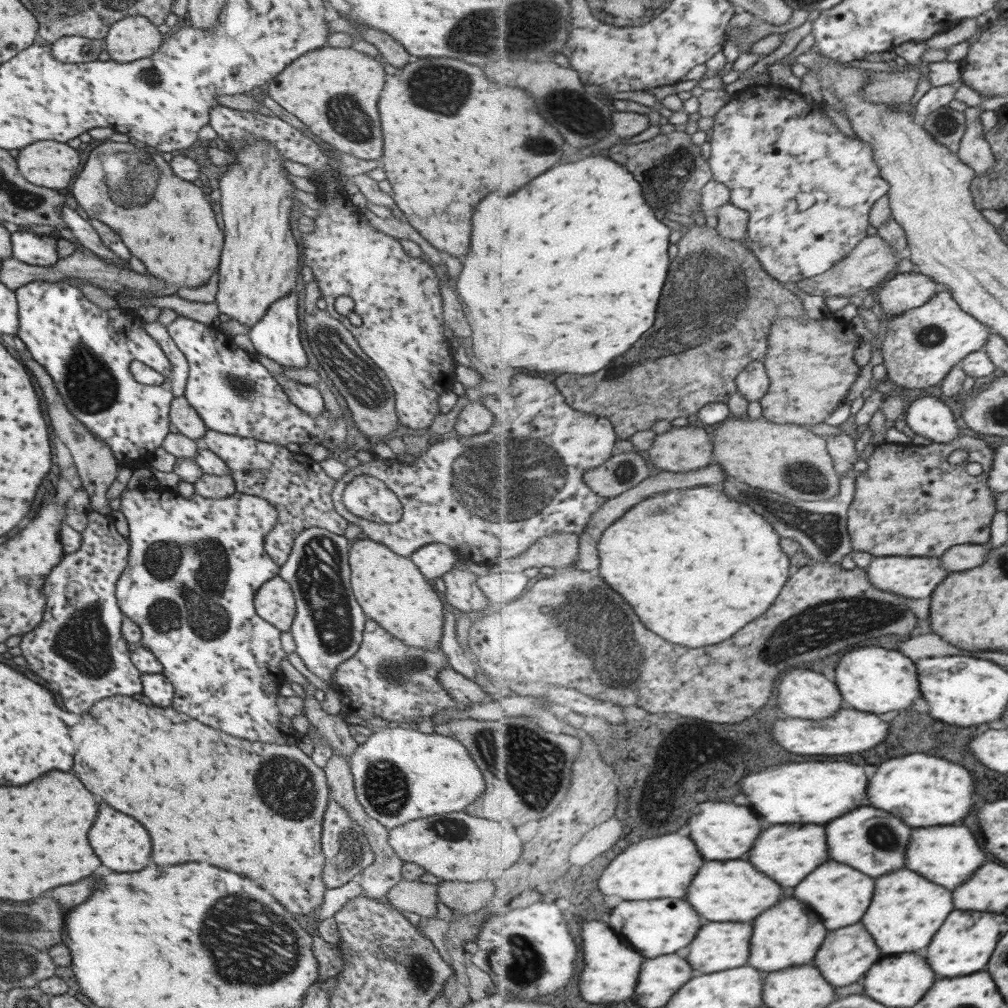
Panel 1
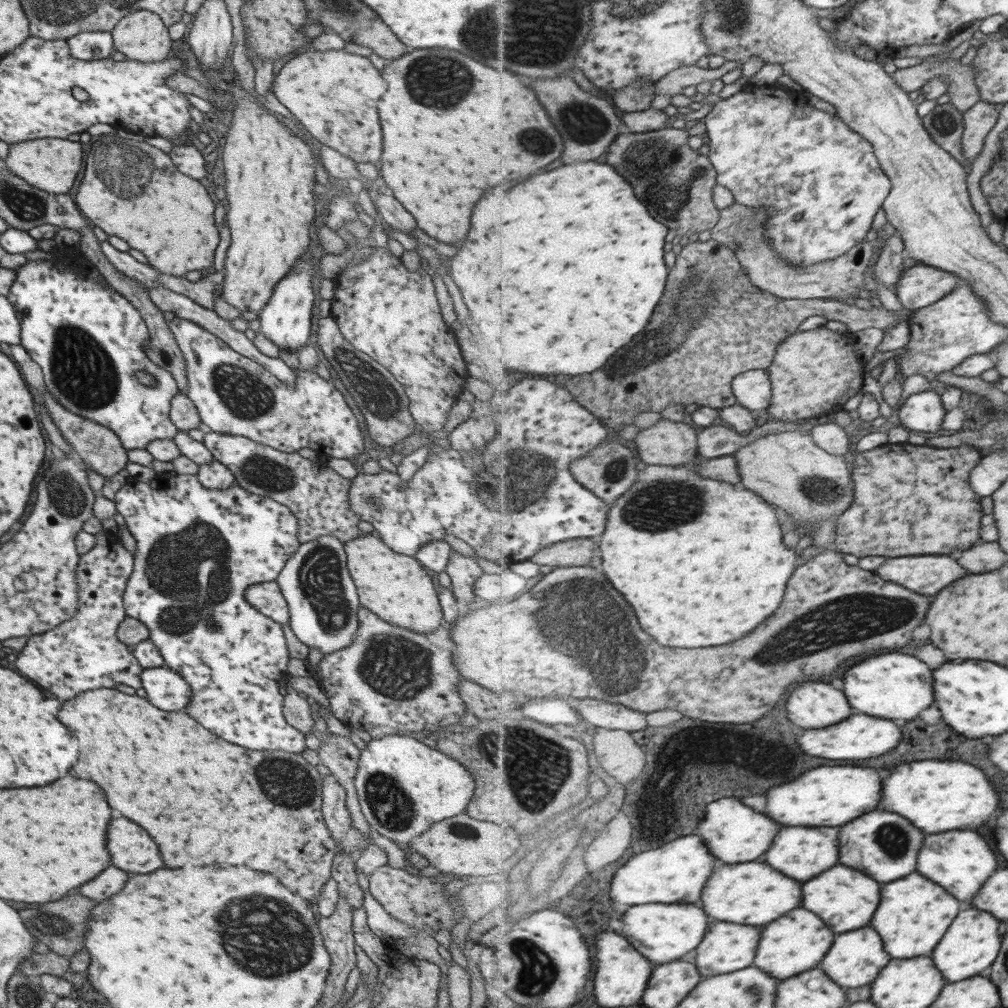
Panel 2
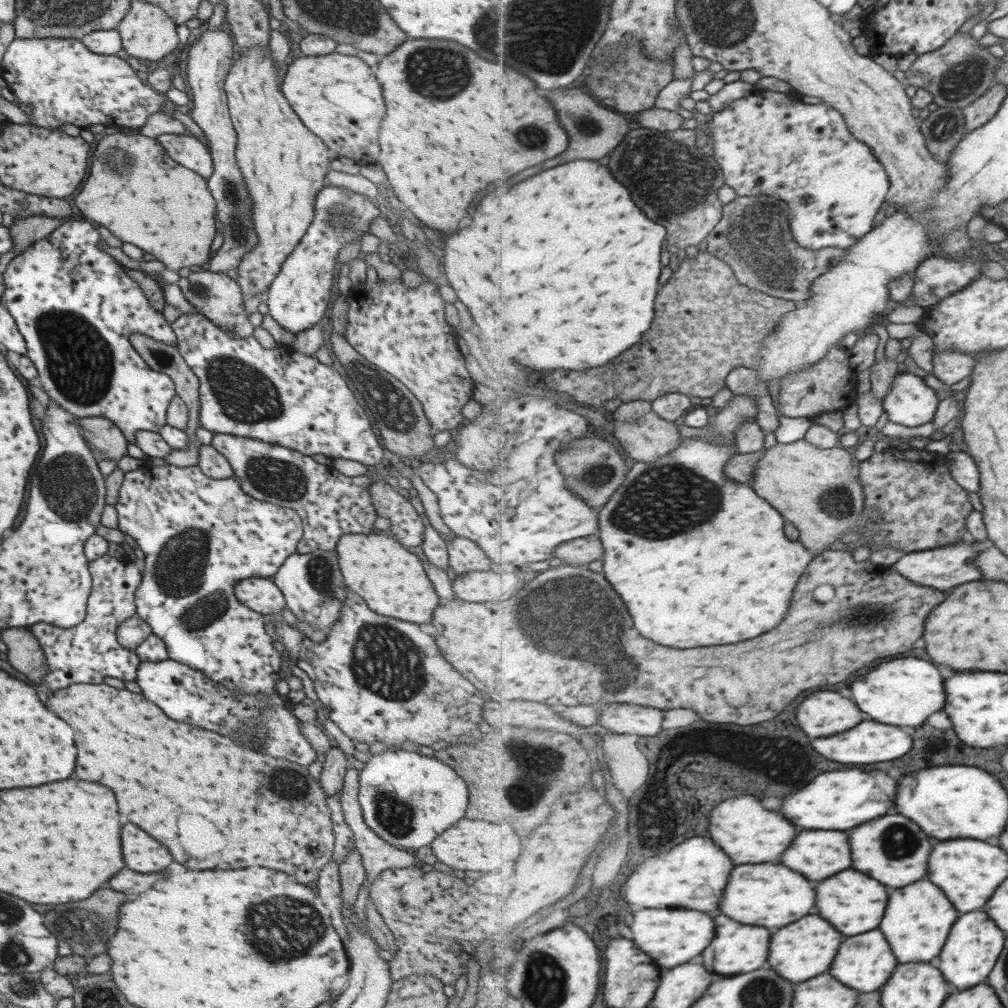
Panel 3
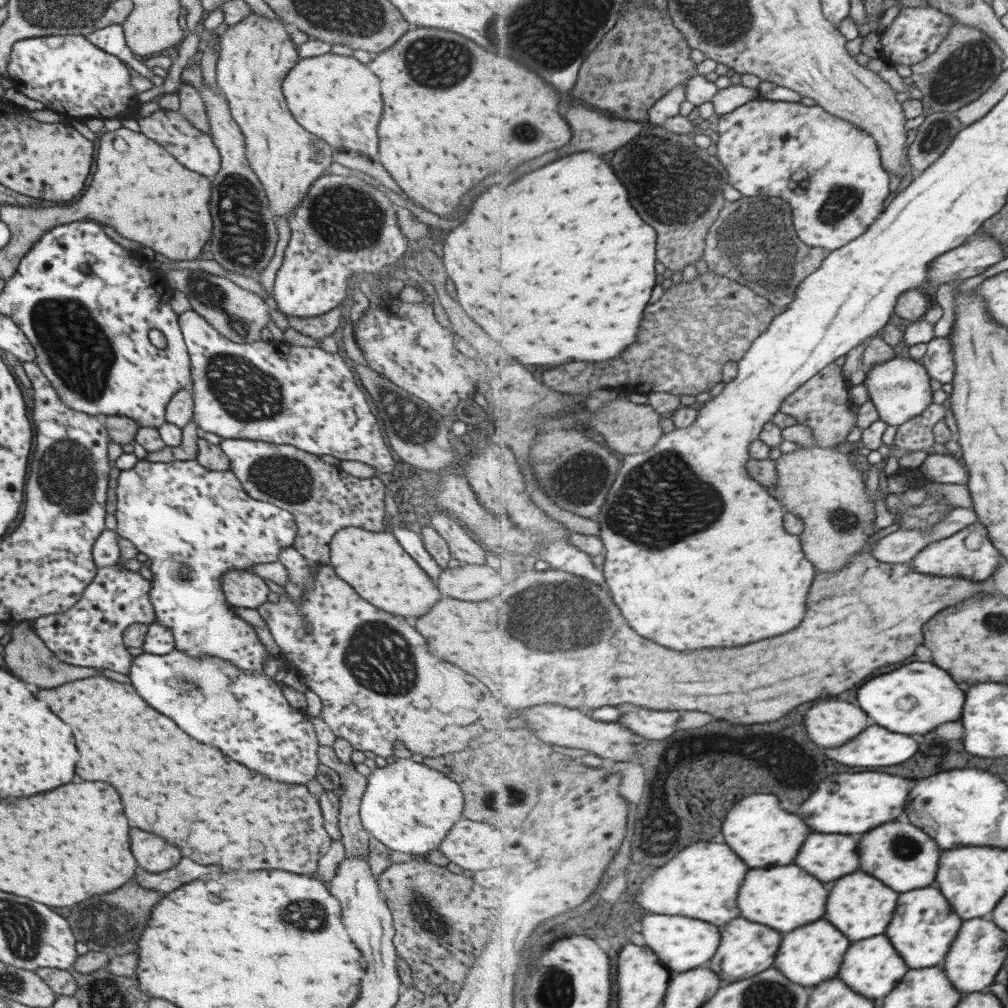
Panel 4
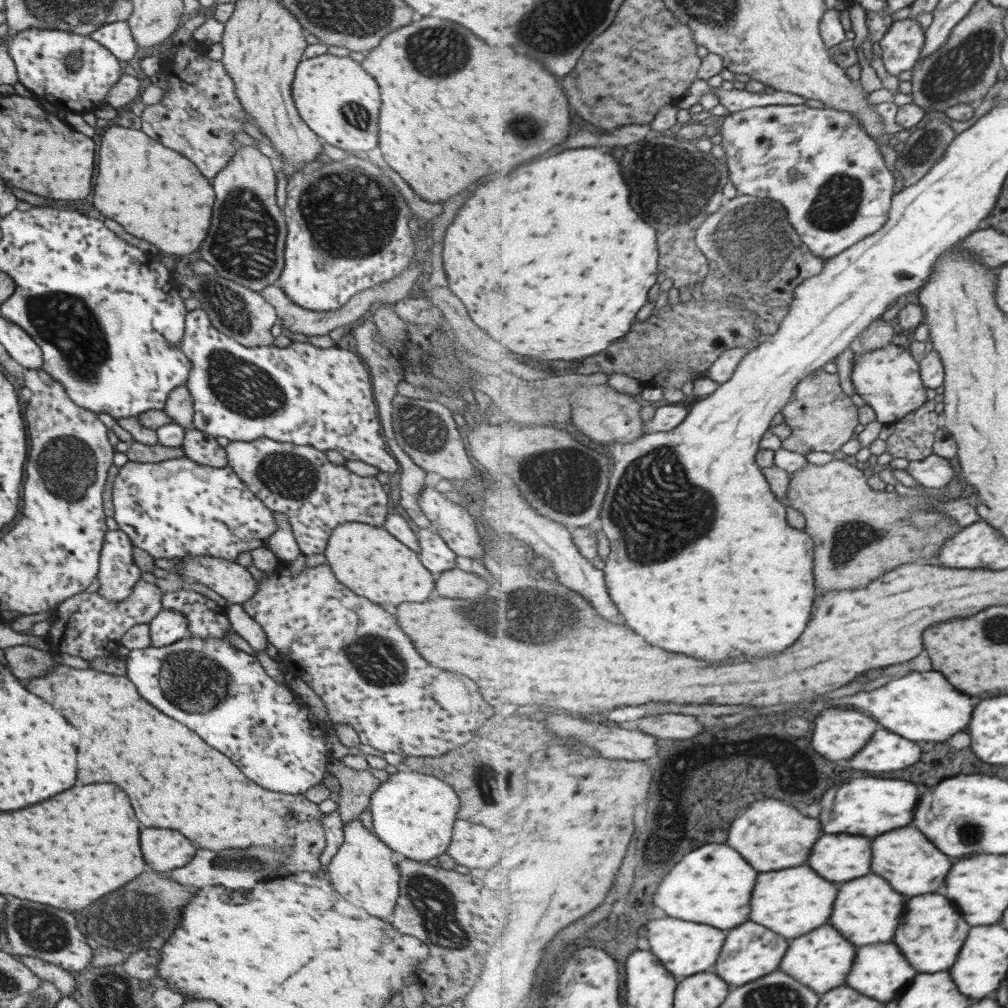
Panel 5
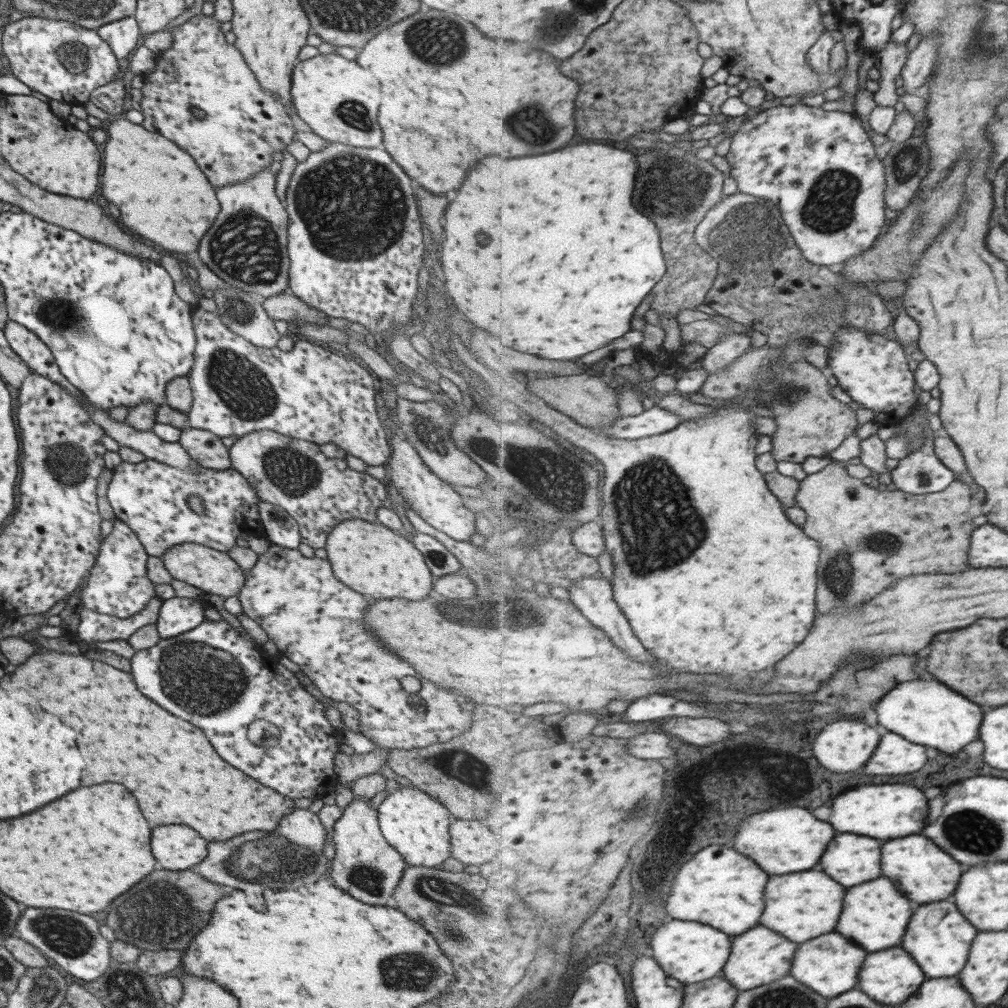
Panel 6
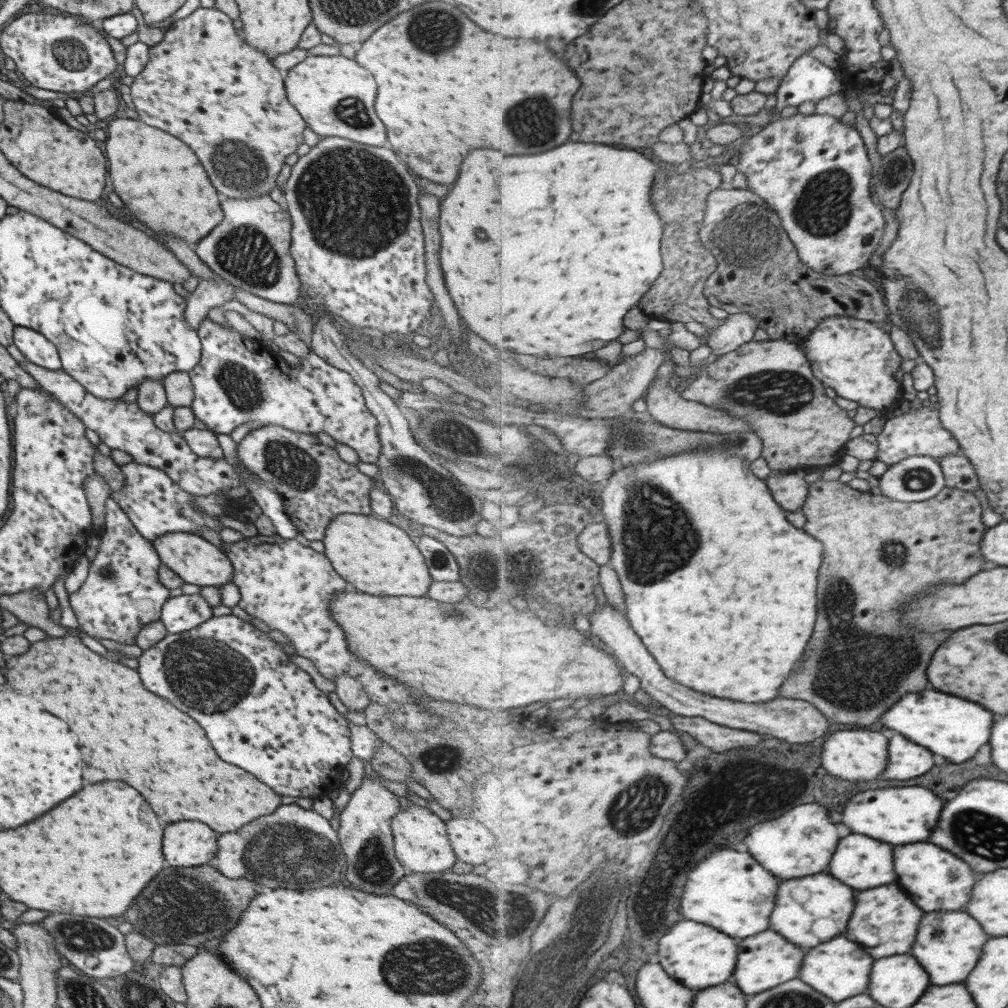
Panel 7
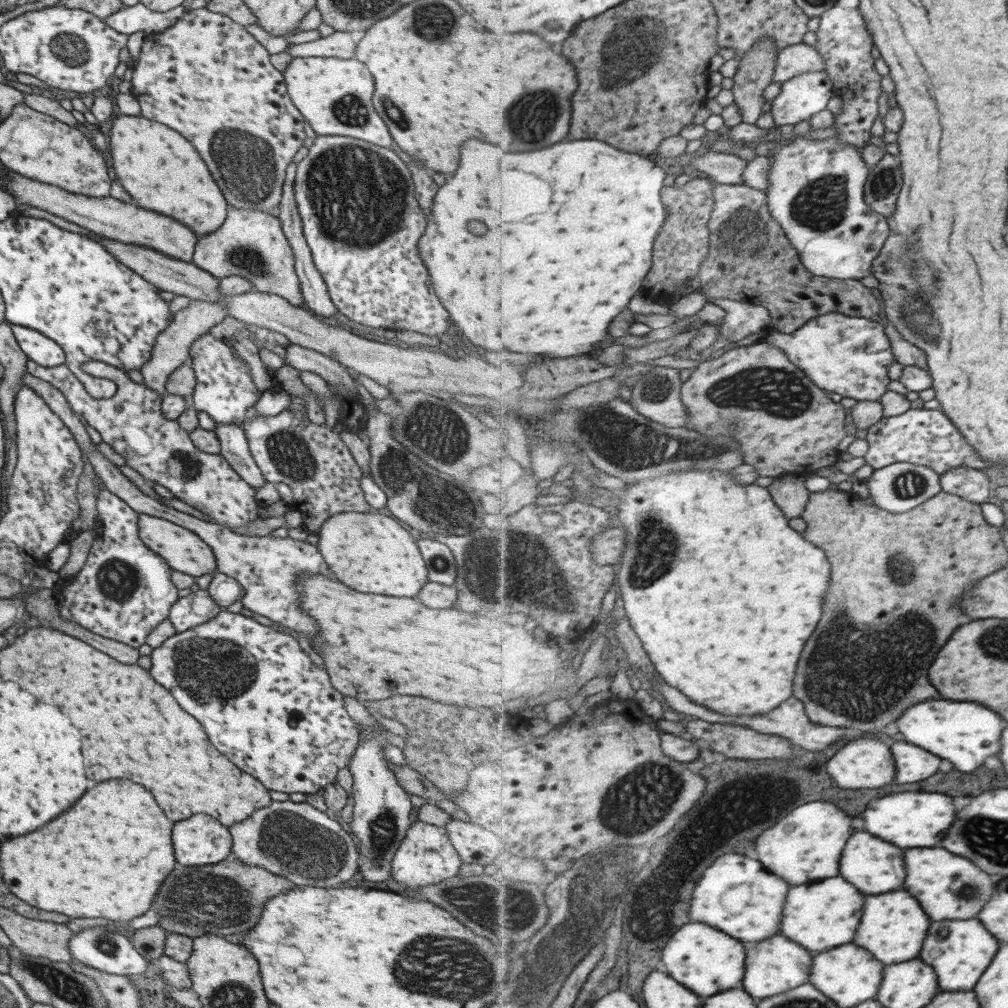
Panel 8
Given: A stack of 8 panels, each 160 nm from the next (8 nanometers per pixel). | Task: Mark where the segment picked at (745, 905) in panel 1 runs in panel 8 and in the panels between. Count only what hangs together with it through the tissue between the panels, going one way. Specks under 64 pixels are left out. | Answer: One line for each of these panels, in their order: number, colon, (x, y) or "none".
2: (754, 893)
3: (771, 895)
4: (786, 897)
5: (793, 902)
6: (802, 906)
7: (810, 911)
8: (820, 916)

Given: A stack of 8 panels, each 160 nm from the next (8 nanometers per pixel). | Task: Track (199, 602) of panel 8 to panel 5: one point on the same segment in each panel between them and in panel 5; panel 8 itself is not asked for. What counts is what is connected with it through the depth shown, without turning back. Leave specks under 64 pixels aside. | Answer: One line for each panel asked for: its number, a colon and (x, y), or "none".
5: (167, 626)
6: (177, 615)
7: (181, 613)

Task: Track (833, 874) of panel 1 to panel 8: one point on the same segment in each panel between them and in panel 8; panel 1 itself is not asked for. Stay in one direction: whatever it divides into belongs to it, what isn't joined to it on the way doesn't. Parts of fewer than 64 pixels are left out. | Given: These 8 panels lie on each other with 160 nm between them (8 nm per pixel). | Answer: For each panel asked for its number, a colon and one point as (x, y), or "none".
2: (847, 899)
3: (854, 902)
4: (862, 906)
5: (868, 911)
6: (876, 916)
7: (887, 918)
8: (894, 926)

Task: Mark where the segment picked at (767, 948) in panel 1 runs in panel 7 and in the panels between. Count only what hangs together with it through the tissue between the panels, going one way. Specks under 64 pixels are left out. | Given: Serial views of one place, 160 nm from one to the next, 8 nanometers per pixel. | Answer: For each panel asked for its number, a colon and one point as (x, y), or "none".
2: (799, 942)
3: (805, 949)
4: (809, 956)
5: (823, 959)
6: (829, 964)
7: (840, 969)

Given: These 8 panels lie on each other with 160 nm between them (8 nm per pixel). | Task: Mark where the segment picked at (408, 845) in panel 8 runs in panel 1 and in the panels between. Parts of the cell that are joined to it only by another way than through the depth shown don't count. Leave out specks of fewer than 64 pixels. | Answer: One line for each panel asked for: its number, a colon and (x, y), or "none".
1: (443, 778)
2: (403, 786)
3: (407, 799)
4: (409, 807)
5: (413, 814)
6: (414, 824)
7: (420, 842)

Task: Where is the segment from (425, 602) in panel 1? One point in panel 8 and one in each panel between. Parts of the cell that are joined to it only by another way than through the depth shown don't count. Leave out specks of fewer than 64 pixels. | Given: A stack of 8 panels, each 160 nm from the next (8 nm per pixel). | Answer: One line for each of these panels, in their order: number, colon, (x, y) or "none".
2: (394, 586)
3: (390, 578)
4: (372, 563)
5: (370, 562)
6: (369, 558)
7: (375, 557)
8: (371, 553)

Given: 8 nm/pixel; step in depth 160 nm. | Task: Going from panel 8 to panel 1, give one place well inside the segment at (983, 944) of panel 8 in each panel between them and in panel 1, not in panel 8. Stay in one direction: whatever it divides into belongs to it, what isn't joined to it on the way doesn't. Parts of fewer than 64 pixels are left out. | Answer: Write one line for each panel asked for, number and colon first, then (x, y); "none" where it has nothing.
1: (908, 910)
2: (914, 915)
3: (920, 917)
4: (924, 939)
5: (934, 931)
6: (940, 937)
7: (950, 945)

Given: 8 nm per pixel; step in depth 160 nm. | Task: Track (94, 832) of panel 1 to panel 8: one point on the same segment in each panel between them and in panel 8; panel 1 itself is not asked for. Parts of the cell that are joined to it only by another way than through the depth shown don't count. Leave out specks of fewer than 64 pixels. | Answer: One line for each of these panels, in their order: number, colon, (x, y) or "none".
2: (131, 850)
3: (140, 853)
4: (153, 854)
5: (164, 850)
6: (176, 848)
7: (185, 844)
8: (197, 841)

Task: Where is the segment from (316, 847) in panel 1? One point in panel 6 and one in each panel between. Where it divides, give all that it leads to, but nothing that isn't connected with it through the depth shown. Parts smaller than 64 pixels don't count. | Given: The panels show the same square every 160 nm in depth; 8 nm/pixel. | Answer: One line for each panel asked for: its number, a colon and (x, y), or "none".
2: (162, 770)
3: (212, 803)
4: (217, 812)
5: (174, 780)
6: (167, 764)

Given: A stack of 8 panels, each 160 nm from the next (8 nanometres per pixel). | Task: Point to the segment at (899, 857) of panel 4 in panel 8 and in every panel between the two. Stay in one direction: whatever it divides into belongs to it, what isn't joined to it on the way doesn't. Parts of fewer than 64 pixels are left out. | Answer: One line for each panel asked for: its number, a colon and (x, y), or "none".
5: (914, 864)
6: (929, 874)
7: (936, 879)
8: (950, 887)

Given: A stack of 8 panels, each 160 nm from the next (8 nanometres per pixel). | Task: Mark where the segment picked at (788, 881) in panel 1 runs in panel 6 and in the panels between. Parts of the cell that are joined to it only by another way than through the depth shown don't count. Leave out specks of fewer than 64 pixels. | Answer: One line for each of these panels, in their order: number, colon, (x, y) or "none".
2: (803, 853)
3: (819, 854)
4: (828, 856)
5: (840, 857)
6: (852, 859)

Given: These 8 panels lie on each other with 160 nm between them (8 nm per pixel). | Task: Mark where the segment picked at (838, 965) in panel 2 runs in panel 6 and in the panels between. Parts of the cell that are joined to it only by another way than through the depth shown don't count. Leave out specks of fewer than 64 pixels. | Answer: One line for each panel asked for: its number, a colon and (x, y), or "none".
3: (866, 962)
4: (873, 967)
5: (881, 971)
6: (892, 976)

